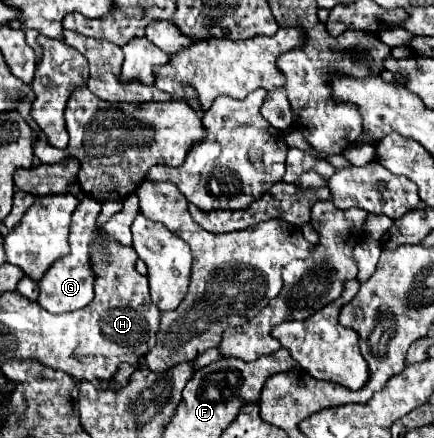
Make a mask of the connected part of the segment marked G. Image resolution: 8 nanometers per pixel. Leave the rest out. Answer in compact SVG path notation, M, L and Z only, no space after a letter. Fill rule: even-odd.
M85 196L79 204L79 208L73 214L71 220L71 234L69 234L69 246L71 252L65 258L59 258L45 274L43 280L39 280L39 298L37 302L52 314L59 312L71 312L87 306L93 300L93 284L95 284L95 272L91 270L91 244L97 236L97 218L99 218L101 202L91 200L91 196Z

